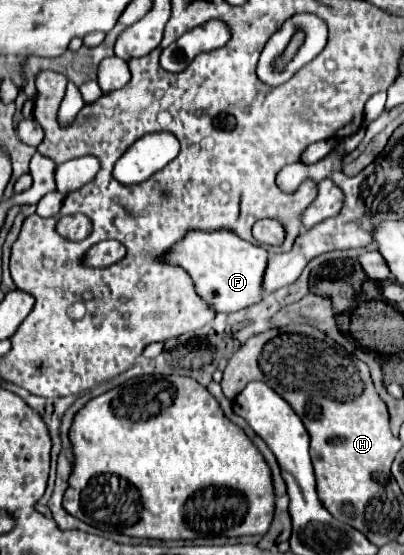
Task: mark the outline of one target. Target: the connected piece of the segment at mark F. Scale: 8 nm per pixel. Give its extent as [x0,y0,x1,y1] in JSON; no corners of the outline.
[168,229,268,313]

